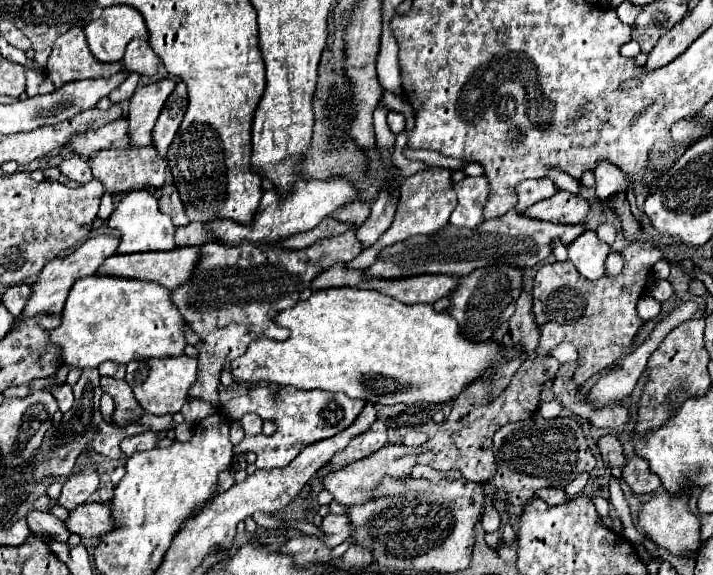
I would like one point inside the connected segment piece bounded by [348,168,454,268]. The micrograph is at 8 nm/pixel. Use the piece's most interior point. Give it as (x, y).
(426, 201)

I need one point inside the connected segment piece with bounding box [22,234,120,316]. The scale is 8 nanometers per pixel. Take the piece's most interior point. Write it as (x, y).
(49, 292)

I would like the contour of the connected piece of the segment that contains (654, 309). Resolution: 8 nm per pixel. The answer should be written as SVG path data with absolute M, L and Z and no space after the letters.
M642 296L640 302L638 302L638 306L636 306L636 312L638 312L640 318L652 320L652 318L656 318L660 314L660 302L654 300L654 298L650 298L650 296Z

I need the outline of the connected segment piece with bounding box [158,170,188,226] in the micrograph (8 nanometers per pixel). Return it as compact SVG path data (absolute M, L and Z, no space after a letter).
M168 170L168 174L166 174L166 182L164 182L164 186L162 186L162 198L160 198L158 202L160 202L160 210L172 218L174 226L184 226L184 224L188 224L188 218L186 218L184 208L182 208L182 200L180 200L180 196L178 196L178 190L176 190L176 186L174 186L174 180L172 180L170 170Z

